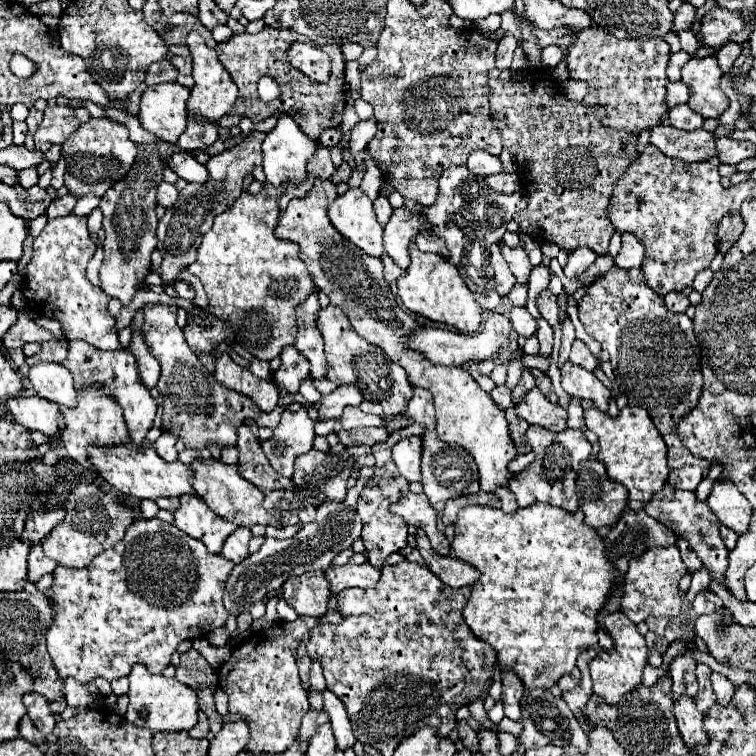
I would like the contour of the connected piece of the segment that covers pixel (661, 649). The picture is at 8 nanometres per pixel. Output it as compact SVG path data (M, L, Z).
M646 633L646 643L648 643L648 649L650 649L650 657L648 657L648 663L652 667L662 667L664 663L664 655L668 651L668 641L654 635L654 633Z

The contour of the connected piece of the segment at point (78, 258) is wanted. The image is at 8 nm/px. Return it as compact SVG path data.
M74 213L58 219L50 219L42 233L34 239L34 253L28 263L28 275L24 281L24 295L28 305L38 309L44 303L52 303L54 311L48 317L62 323L62 333L68 341L82 339L96 349L120 351L124 349L118 341L114 319L106 313L110 297L92 285L86 277L86 265L96 251L94 241L86 229L86 219Z

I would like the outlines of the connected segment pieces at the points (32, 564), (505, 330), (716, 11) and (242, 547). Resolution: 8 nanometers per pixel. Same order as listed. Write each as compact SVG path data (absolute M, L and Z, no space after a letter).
M34 543L30 547L30 555L28 555L28 579L32 583L36 583L42 575L52 573L56 569L56 565L58 563L54 563L54 559L50 559L50 557L44 555L40 543Z
M492 313L484 321L484 327L480 331L474 331L474 333L456 333L456 331L448 331L448 329L422 329L422 331L412 333L412 337L408 339L406 345L410 345L412 349L424 353L434 363L440 363L440 365L458 365L460 367L460 365L464 365L468 361L480 363L480 361L492 359L500 351L500 347L510 339L510 335L512 335L510 321L504 315Z
M714 7L702 17L702 27L700 27L702 45L718 51L724 43L730 41L732 35L740 33L742 29L744 29L744 19L740 13Z
M238 527L226 541L222 547L222 555L234 563L240 563L246 555L248 555L248 541L252 539L250 529L246 527Z

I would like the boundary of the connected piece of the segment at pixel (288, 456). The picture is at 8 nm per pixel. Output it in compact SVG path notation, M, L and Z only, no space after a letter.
M292 403L284 409L282 421L274 429L272 437L261 445L274 471L284 477L292 477L294 461L312 449L312 441L314 421L300 403Z

